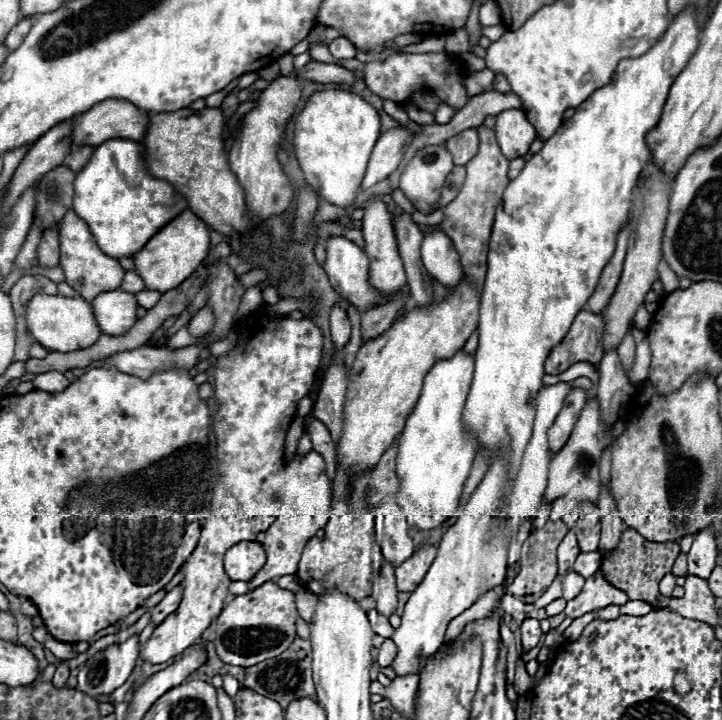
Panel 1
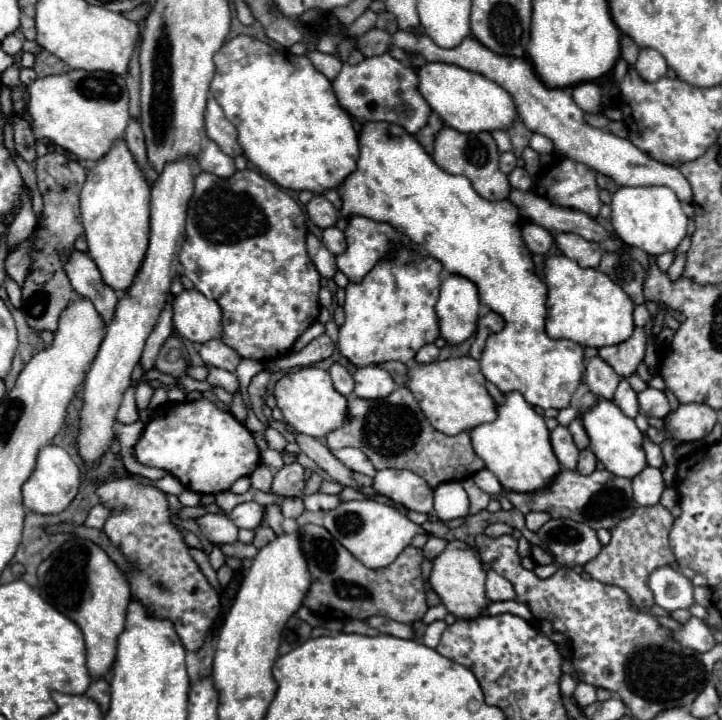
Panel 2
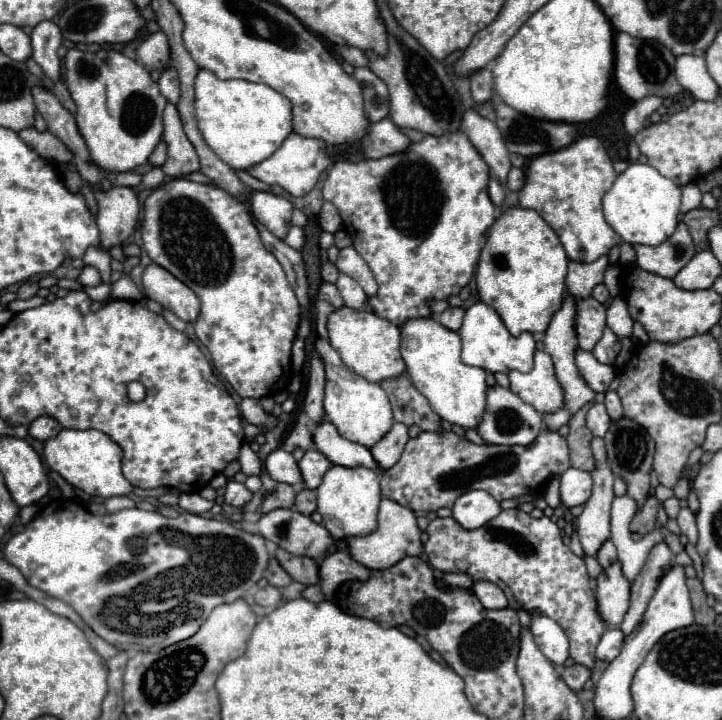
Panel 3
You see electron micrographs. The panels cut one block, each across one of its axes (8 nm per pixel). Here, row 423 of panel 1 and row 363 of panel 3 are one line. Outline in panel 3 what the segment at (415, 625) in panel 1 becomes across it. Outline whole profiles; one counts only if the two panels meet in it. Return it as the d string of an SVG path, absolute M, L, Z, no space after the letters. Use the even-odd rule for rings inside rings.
M538 350L530 372L510 372L510 390L542 414L564 408L564 390L556 378L556 370L548 352Z

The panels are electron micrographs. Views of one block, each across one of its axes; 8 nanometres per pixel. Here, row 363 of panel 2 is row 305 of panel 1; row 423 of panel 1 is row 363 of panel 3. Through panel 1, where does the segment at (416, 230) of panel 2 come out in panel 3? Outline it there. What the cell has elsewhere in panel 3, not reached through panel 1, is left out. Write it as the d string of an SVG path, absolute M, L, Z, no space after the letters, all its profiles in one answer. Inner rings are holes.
M476 302L474 306L470 306L464 314L464 324L458 330L460 338L462 338L462 362L468 366L476 366L482 368L486 372L530 372L534 366L534 350L536 350L536 342L532 338L530 332L524 332L520 336L512 336L504 322L500 320L500 316L496 314L496 310L484 302Z

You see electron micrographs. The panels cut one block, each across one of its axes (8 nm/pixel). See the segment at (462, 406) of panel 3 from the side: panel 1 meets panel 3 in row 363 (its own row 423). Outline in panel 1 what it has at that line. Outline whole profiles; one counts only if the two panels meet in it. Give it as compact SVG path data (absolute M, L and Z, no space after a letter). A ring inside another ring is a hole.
M462 350L448 360L436 362L424 378L422 394L414 410L408 414L404 430L394 440L398 444L394 472L400 482L396 502L410 528L428 532L438 528L458 510L460 494L476 456L476 444L472 436L464 432L462 424L462 410L470 392L472 372L474 360Z

